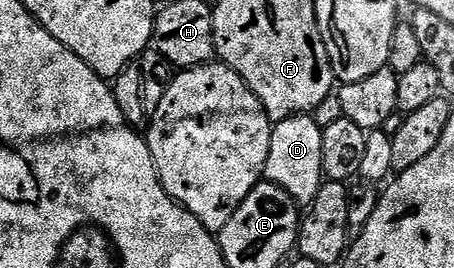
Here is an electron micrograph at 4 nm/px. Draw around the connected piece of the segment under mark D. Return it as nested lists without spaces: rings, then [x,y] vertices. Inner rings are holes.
[[[313,114],[293,115],[273,124],[268,145],[268,161],[264,172],[269,182],[275,183],[299,205],[316,201],[324,182],[322,174],[322,128],[316,125]]]

